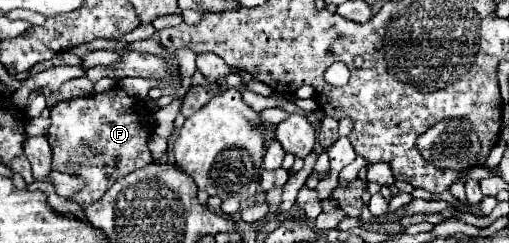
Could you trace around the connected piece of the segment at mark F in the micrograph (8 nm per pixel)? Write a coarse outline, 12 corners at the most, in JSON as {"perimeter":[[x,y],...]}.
{"perimeter":[[119,86],[51,108],[53,170],[97,202],[153,162],[145,104]]}

